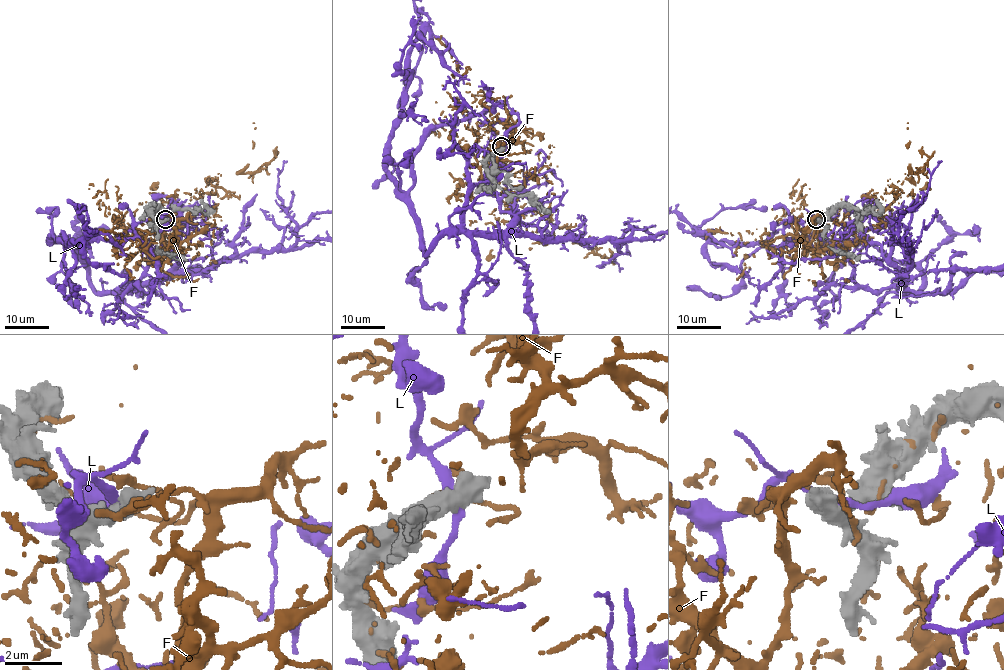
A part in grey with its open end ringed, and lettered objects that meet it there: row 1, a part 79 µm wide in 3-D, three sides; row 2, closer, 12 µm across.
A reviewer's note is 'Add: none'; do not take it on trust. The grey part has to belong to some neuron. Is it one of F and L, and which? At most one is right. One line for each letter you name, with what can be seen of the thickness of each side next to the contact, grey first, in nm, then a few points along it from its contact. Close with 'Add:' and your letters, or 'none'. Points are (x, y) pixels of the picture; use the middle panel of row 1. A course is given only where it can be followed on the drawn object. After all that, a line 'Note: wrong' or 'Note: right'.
Add: none
Note: right

